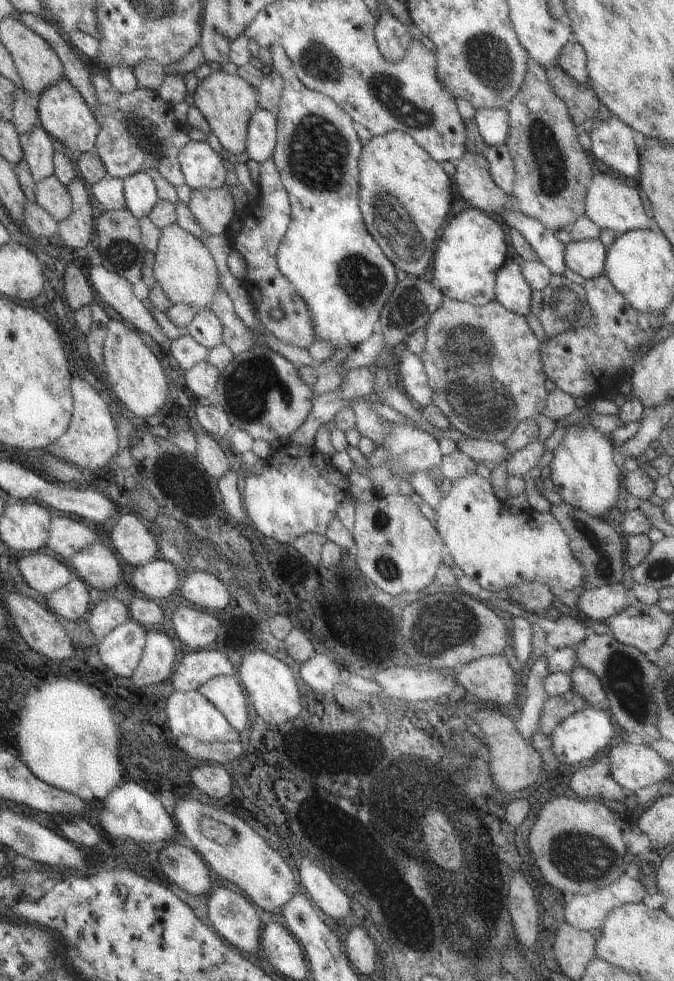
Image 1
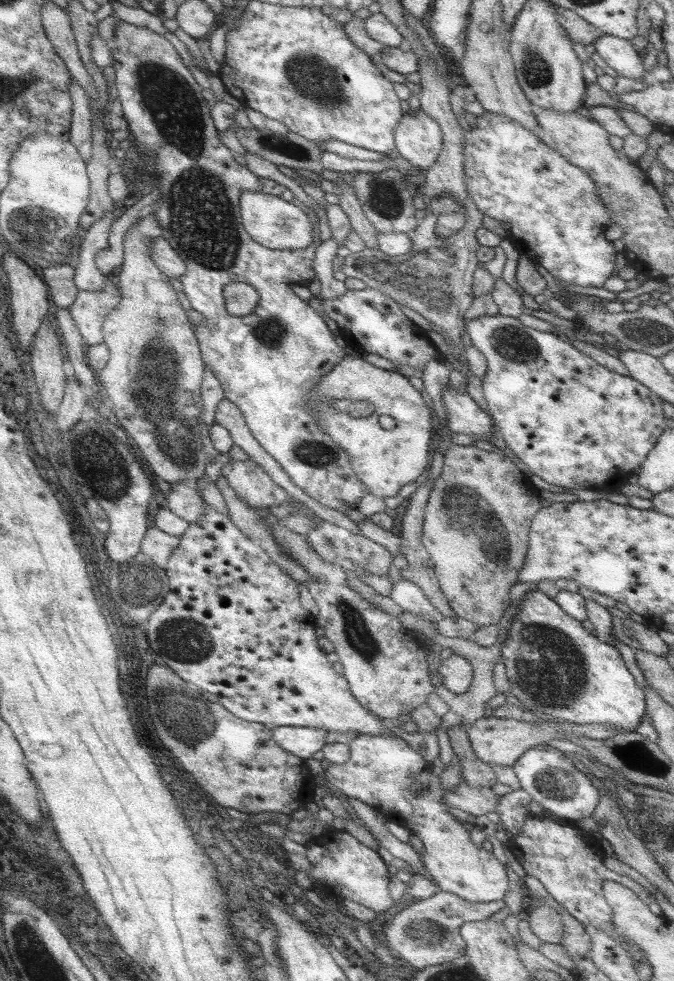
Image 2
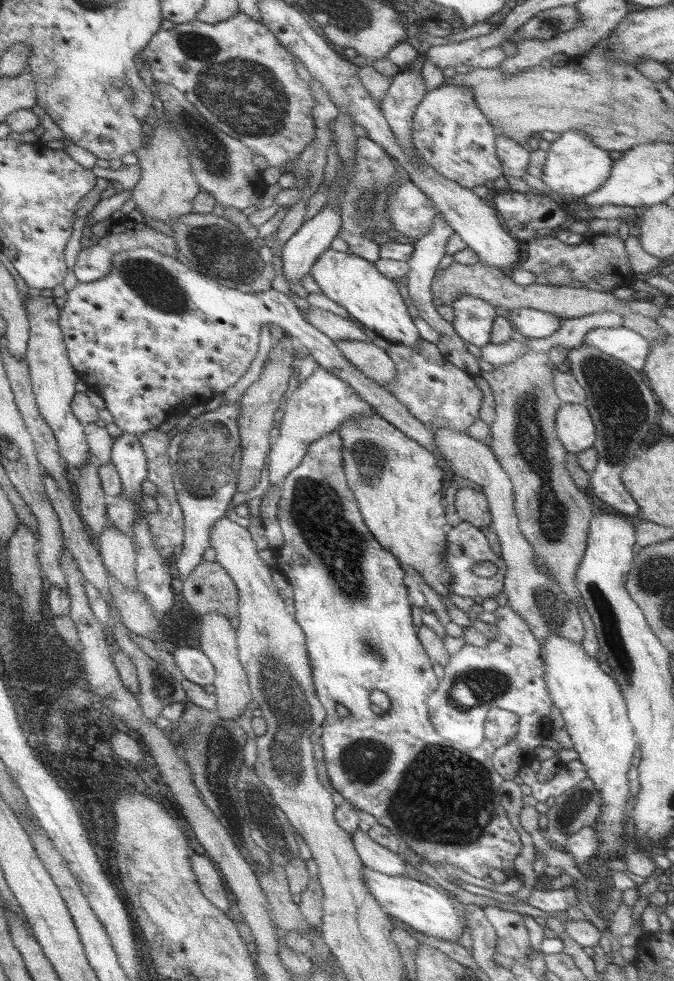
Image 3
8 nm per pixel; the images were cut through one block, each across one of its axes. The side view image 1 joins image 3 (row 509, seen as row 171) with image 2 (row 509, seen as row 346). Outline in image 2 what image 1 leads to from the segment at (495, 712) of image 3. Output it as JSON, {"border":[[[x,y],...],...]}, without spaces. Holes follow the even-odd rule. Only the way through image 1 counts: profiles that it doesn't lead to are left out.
{"border":[[[116,18],[116,22],[113,28],[113,44],[115,48],[111,52],[111,66],[113,69],[113,88],[115,88],[115,94],[117,94],[117,100],[119,100],[119,105],[122,117],[125,120],[125,126],[128,128],[129,136],[135,140],[135,146],[137,147],[137,161],[139,163],[147,163],[149,166],[141,170],[141,175],[148,174],[151,170],[152,175],[149,177],[154,188],[157,188],[159,206],[156,210],[152,212],[154,219],[160,227],[160,236],[163,237],[175,252],[178,253],[179,258],[183,259],[186,264],[185,272],[183,276],[179,278],[181,282],[181,290],[185,298],[189,301],[189,306],[191,309],[196,310],[203,316],[203,323],[200,325],[194,325],[194,337],[197,339],[198,347],[200,350],[200,357],[203,364],[207,370],[213,372],[213,376],[219,381],[220,387],[223,391],[223,396],[234,404],[239,412],[242,414],[245,425],[253,438],[259,443],[259,446],[269,455],[277,464],[279,464],[280,469],[283,470],[285,474],[291,479],[291,482],[300,488],[308,497],[314,498],[320,505],[326,506],[327,508],[338,510],[343,512],[346,508],[356,509],[358,505],[358,500],[366,495],[368,492],[363,486],[363,483],[353,474],[351,470],[351,465],[349,464],[349,459],[347,453],[340,449],[319,427],[319,417],[313,419],[309,417],[308,410],[311,409],[313,404],[313,392],[314,386],[317,381],[328,371],[331,370],[336,364],[339,364],[343,357],[346,356],[344,348],[338,346],[331,335],[329,329],[325,325],[325,322],[321,319],[321,315],[311,306],[307,305],[302,298],[291,292],[293,286],[305,285],[312,283],[314,279],[314,252],[315,246],[308,246],[303,250],[271,250],[267,247],[261,246],[254,240],[249,238],[246,230],[241,226],[239,222],[239,194],[243,191],[258,191],[265,195],[272,195],[281,198],[283,201],[291,200],[291,192],[281,186],[281,184],[276,184],[271,180],[261,179],[247,172],[244,166],[239,166],[237,162],[233,159],[233,154],[219,142],[217,138],[218,130],[213,127],[211,122],[211,116],[209,115],[208,104],[203,99],[204,91],[195,83],[195,80],[189,73],[189,70],[183,65],[181,58],[177,55],[173,45],[169,43],[162,35],[158,35],[154,31],[145,29],[143,27],[137,27],[131,25],[130,23],[121,21]],[[229,282],[243,282],[251,286],[258,295],[258,303],[253,310],[243,316],[235,316],[228,314],[226,306],[224,305],[224,298],[222,297],[223,288],[229,284]]]}

